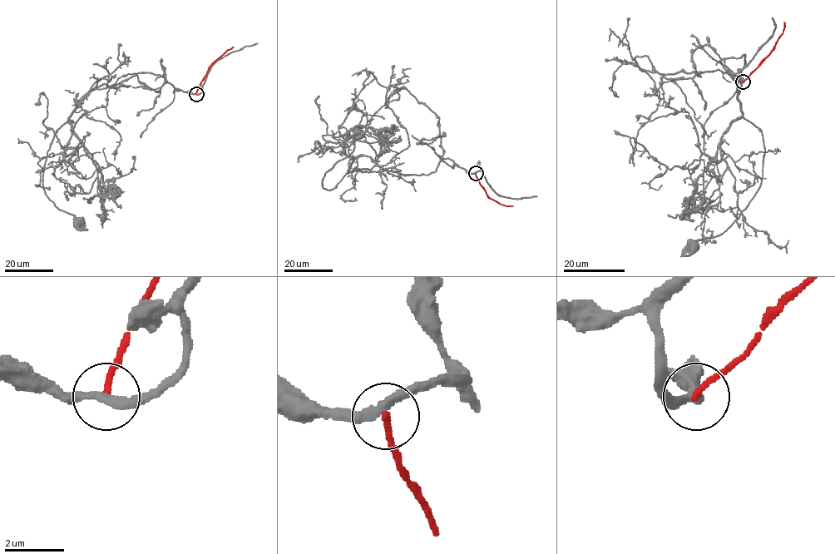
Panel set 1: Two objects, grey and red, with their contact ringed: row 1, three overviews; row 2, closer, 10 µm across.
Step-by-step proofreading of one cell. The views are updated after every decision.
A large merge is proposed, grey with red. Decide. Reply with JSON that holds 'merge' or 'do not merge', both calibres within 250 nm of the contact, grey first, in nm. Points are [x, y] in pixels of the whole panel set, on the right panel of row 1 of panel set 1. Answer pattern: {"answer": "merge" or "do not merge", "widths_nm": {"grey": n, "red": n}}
{"answer": "do not merge", "widths_nm": {"grey": 300, "red": 190}}

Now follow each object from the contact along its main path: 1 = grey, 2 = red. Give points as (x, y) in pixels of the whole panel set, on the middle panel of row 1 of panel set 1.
1: (475, 173), (447, 158), (427, 175), (356, 169), (334, 188), (323, 189), (324, 174), (352, 151), (358, 132)
2: (475, 173), (491, 199), (502, 205), (512, 206)

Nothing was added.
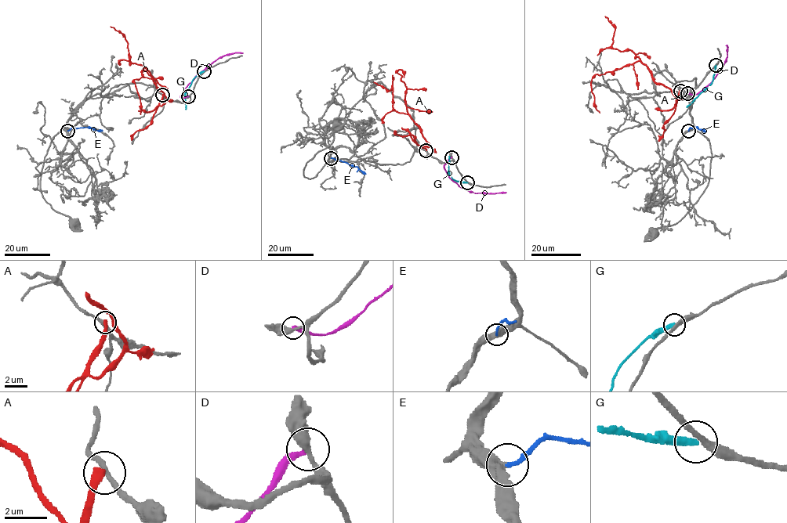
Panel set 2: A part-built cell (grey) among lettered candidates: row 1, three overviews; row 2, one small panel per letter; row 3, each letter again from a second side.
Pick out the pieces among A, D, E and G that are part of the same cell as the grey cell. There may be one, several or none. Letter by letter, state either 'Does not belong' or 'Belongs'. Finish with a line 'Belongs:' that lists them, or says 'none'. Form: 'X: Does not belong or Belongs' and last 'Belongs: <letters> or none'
A: Does not belong
D: Does not belong
E: Belongs
G: Does not belong
Belongs: E

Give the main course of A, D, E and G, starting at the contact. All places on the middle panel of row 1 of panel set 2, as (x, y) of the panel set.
A: (426, 150), (423, 146), (429, 144), (408, 113), (407, 88), (397, 72), (399, 69), (404, 77)
D: (451, 156), (444, 169), (448, 177), (462, 187), (473, 192), (505, 192)
E: (331, 158), (357, 167), (366, 174)
G: (467, 182), (455, 181), (450, 174), (448, 156)

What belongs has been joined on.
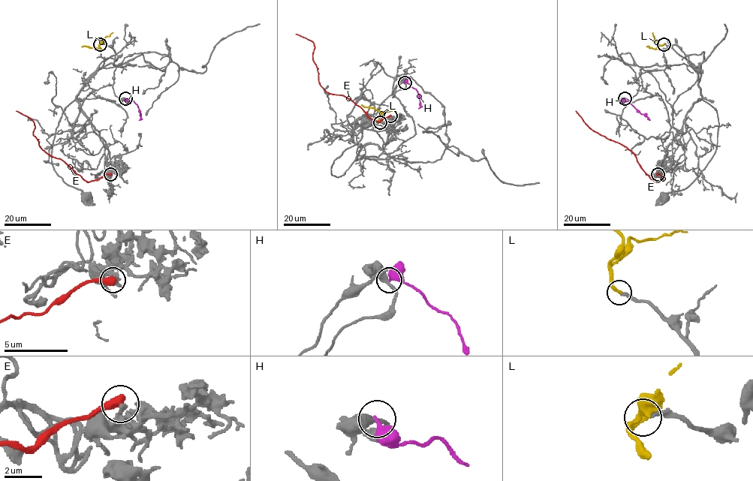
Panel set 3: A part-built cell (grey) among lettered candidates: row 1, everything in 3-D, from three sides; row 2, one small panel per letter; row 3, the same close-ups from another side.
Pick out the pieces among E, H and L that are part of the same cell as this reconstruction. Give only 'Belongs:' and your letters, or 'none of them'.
Belongs: L

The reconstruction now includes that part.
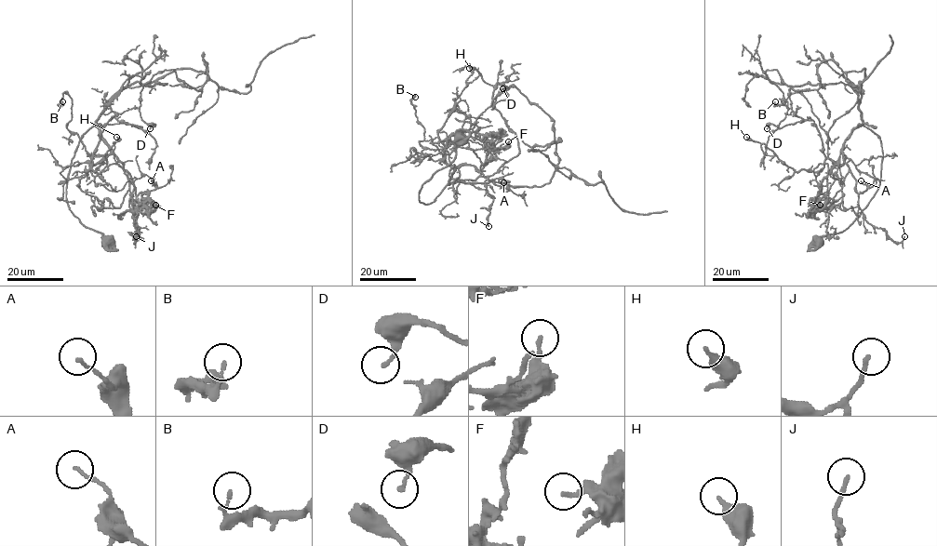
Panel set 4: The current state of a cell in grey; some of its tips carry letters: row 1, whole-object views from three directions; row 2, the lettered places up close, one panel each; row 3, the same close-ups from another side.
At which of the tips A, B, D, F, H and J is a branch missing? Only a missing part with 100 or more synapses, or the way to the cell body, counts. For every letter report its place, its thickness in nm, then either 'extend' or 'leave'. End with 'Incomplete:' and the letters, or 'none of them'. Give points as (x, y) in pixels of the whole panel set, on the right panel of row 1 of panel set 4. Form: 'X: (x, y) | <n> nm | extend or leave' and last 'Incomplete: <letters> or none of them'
A: (861, 180) | 110 nm | leave
B: (775, 101) | 120 nm | leave
D: (767, 128) | 160 nm | leave
F: (820, 205) | 190 nm | leave
H: (746, 137) | 280 nm | leave
J: (904, 236) | 160 nm | leave
Incomplete: none of them

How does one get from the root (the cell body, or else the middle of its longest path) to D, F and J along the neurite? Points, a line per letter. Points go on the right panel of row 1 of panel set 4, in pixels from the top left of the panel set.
D: (816, 242), (879, 184), (865, 69), (824, 59), (811, 90), (767, 70), (787, 112), (767, 128)
F: (816, 242), (845, 230), (878, 186), (883, 152), (870, 129), (845, 140), (842, 164), (825, 160), (820, 205)
J: (816, 242), (845, 230), (878, 186), (881, 140), (859, 126), (842, 147), (859, 207), (894, 241), (904, 236)

